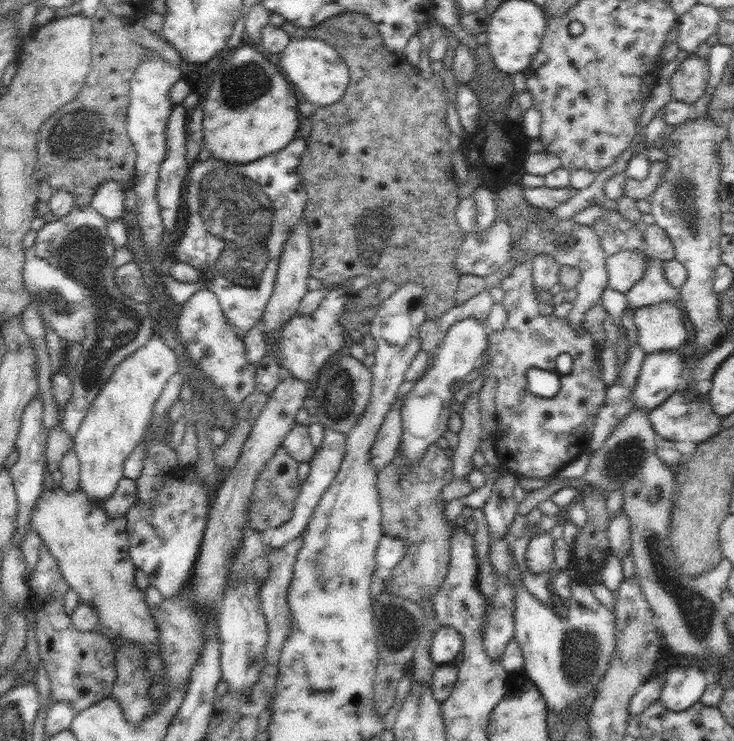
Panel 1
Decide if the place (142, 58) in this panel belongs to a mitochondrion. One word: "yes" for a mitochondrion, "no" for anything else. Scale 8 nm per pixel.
no

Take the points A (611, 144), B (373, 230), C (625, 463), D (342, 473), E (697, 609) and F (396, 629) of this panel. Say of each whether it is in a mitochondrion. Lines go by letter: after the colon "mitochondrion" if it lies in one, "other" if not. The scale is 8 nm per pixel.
A: other
B: mitochondrion
C: mitochondrion
D: other
E: mitochondrion
F: mitochondrion

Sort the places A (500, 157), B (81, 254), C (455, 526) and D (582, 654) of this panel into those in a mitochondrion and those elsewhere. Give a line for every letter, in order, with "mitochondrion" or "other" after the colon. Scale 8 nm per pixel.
A: mitochondrion
B: mitochondrion
C: other
D: mitochondrion

